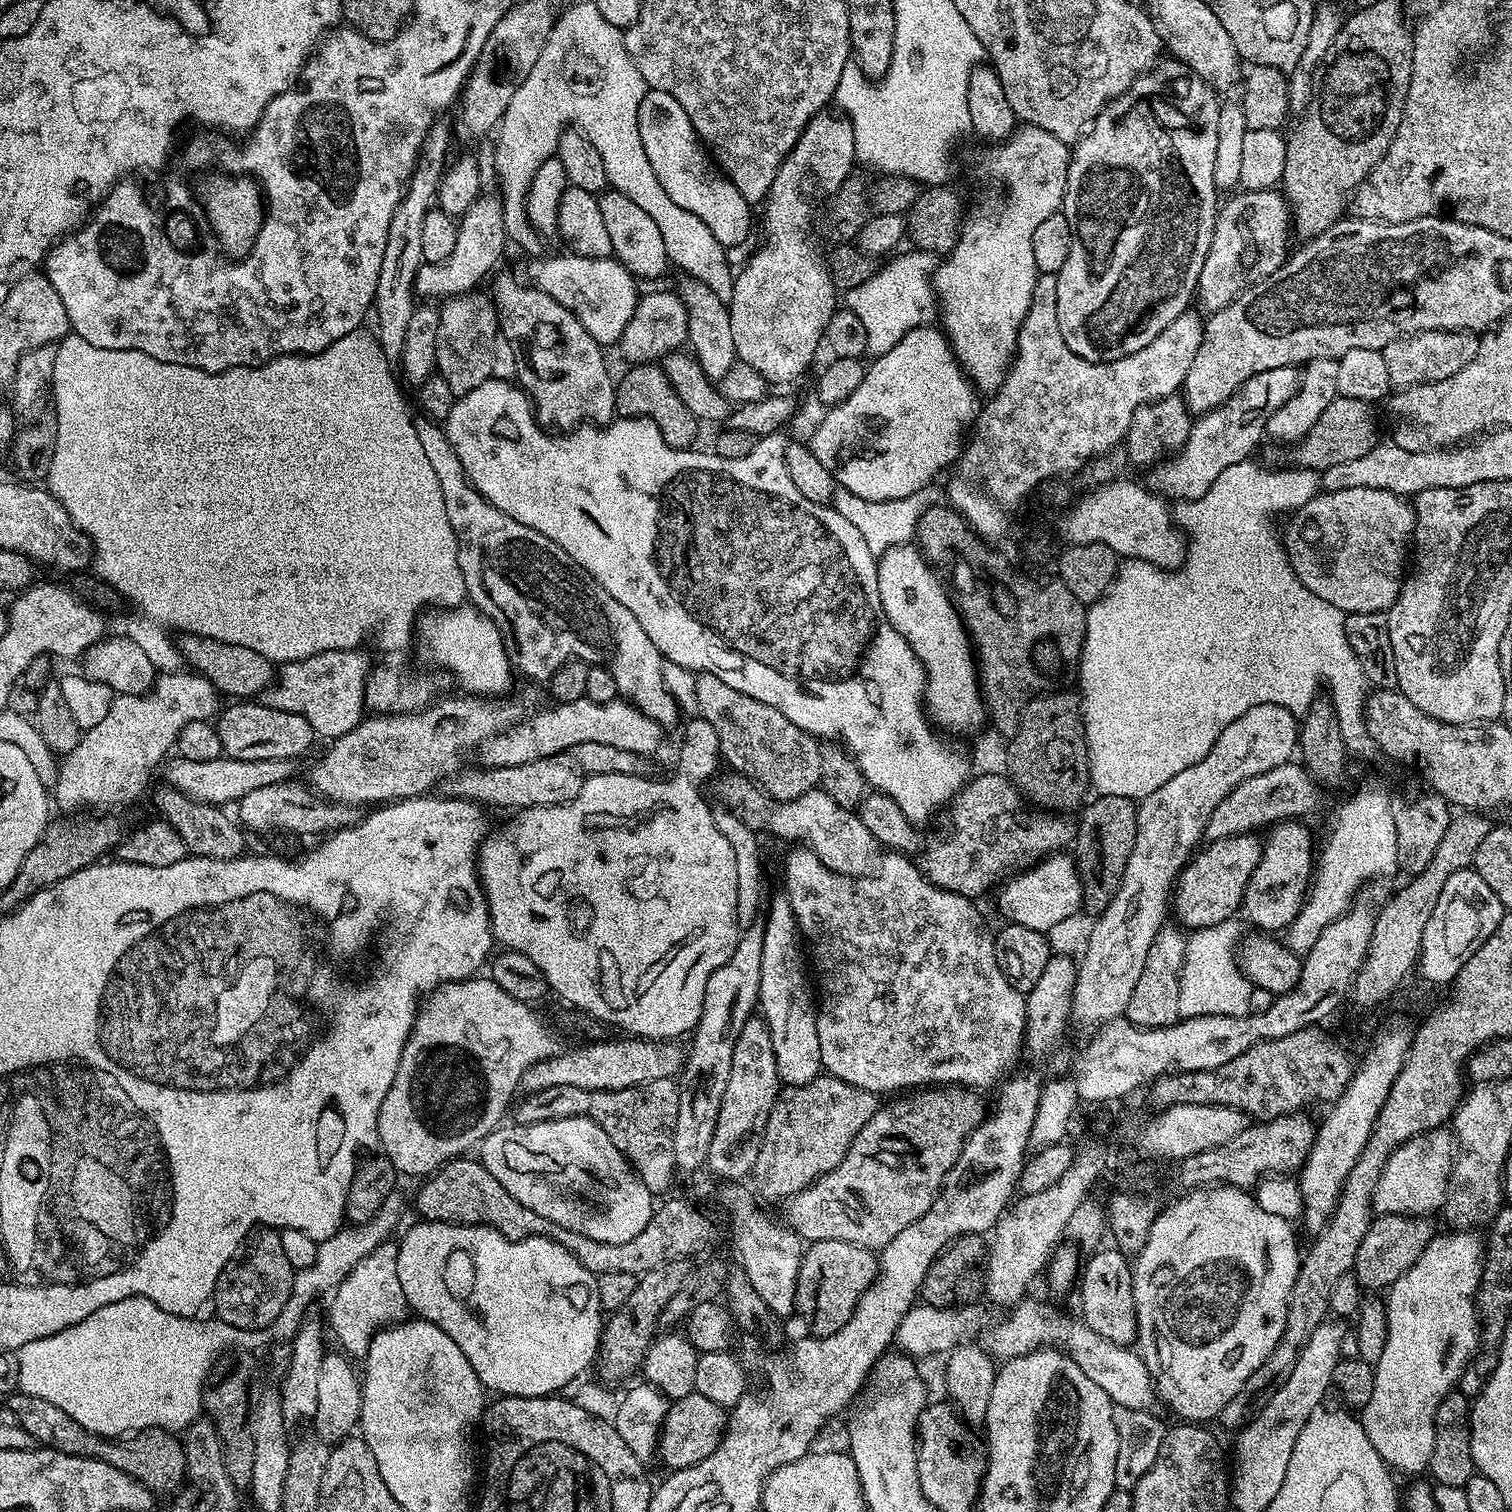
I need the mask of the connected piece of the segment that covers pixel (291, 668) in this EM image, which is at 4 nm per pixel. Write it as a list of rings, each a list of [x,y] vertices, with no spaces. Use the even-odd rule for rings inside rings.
[[[339,648],[281,663],[278,679],[267,689],[266,703],[278,710],[302,714],[317,737],[328,736],[329,741],[337,740],[342,734],[354,730],[354,726],[366,716],[364,687],[370,663],[362,653],[355,648]]]

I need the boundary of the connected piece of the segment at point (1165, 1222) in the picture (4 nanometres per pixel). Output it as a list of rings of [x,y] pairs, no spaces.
[[[1213,1186],[1211,1188],[1197,1188],[1189,1191],[1185,1200],[1177,1202],[1173,1208],[1168,1208],[1157,1215],[1154,1226],[1148,1235],[1146,1246],[1142,1246],[1135,1266],[1132,1270],[1132,1285],[1134,1286],[1134,1306],[1136,1307],[1136,1339],[1138,1351],[1144,1359],[1144,1364],[1154,1381],[1155,1391],[1177,1412],[1179,1419],[1184,1422],[1215,1421],[1220,1411],[1235,1396],[1238,1396],[1246,1386],[1246,1382],[1260,1366],[1270,1358],[1274,1346],[1284,1333],[1286,1326],[1286,1310],[1288,1299],[1294,1290],[1294,1284],[1300,1273],[1302,1248],[1296,1245],[1296,1232],[1291,1223],[1278,1214],[1266,1214],[1262,1206],[1258,1206],[1255,1195],[1243,1188],[1231,1186]]]

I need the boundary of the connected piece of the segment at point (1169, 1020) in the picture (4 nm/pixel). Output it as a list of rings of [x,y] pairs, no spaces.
[[[1162,927],[1154,938],[1153,945],[1150,946],[1149,954],[1146,955],[1146,964],[1127,1008],[1126,1019],[1131,1024],[1138,1024],[1142,1028],[1165,1028],[1167,1024],[1175,1024],[1181,1019],[1178,994],[1180,971],[1186,958],[1188,936],[1179,927],[1176,928]]]

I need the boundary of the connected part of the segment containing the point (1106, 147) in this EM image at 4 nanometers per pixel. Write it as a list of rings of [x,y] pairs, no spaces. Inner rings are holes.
[[[1147,75],[1136,77],[1134,94],[1130,94],[1130,102],[1122,112],[1120,112],[1120,104],[1124,104],[1124,95],[1116,96],[1104,105],[1104,109],[1097,114],[1087,129],[1086,135],[1076,141],[1068,161],[1068,177],[1066,178],[1062,211],[1070,222],[1072,245],[1070,246],[1070,258],[1066,258],[1066,266],[1062,266],[1062,270],[1055,273],[1056,313],[1058,314],[1058,326],[1062,330],[1062,338],[1066,342],[1066,346],[1070,346],[1070,350],[1074,354],[1078,354],[1078,358],[1086,358],[1095,364],[1114,362],[1115,359],[1137,354],[1138,350],[1142,350],[1142,346],[1150,346],[1150,342],[1154,342],[1154,338],[1158,338],[1158,334],[1162,334],[1162,330],[1166,330],[1166,326],[1170,326],[1170,322],[1174,322],[1174,318],[1189,311],[1191,304],[1188,303],[1191,300],[1193,302],[1197,295],[1199,275],[1202,274],[1202,266],[1206,262],[1208,252],[1202,250],[1202,246],[1200,246],[1200,228],[1204,226],[1204,220],[1208,220],[1208,204],[1202,200],[1200,190],[1196,188],[1192,176],[1188,174],[1184,160],[1180,156],[1180,150],[1178,150],[1178,138],[1184,134],[1186,136],[1190,136],[1190,134],[1186,130],[1176,132],[1174,82],[1163,86],[1163,88],[1153,88],[1149,87],[1148,79]],[[1092,172],[1100,172],[1100,176],[1104,176],[1104,180],[1096,180],[1096,176],[1092,176]]]

